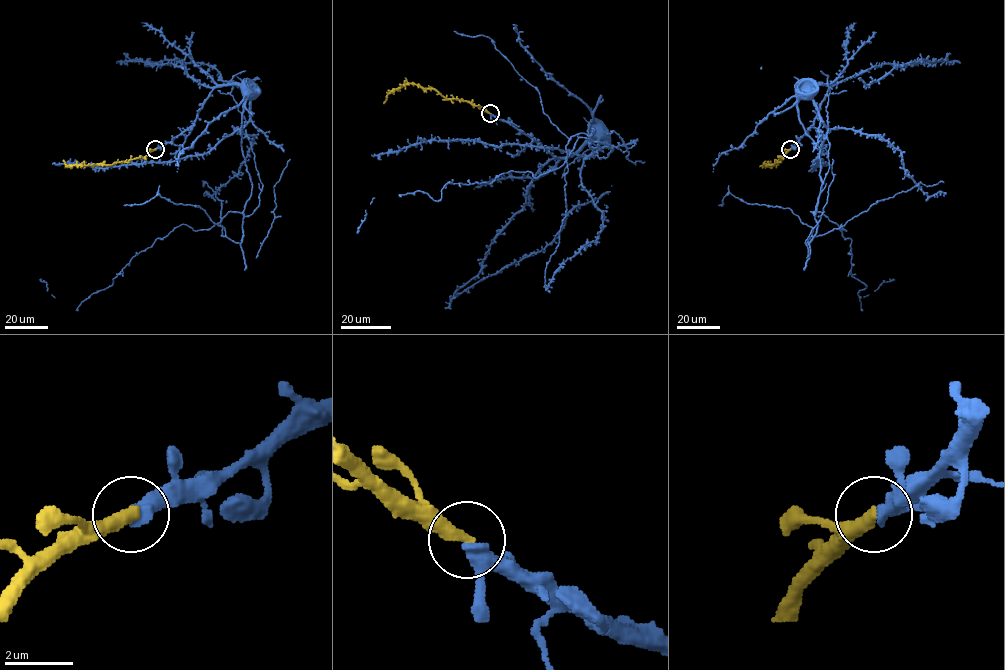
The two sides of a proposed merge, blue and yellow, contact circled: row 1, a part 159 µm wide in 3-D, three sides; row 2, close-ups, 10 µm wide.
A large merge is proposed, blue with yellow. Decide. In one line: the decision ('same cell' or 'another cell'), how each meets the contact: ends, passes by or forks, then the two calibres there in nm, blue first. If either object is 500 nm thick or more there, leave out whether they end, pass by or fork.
same cell | blue passes by | yellow ends | 340/400 nm

